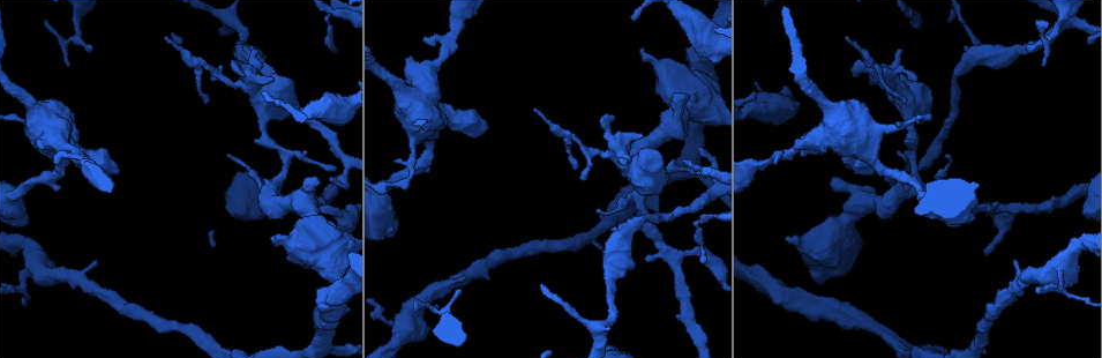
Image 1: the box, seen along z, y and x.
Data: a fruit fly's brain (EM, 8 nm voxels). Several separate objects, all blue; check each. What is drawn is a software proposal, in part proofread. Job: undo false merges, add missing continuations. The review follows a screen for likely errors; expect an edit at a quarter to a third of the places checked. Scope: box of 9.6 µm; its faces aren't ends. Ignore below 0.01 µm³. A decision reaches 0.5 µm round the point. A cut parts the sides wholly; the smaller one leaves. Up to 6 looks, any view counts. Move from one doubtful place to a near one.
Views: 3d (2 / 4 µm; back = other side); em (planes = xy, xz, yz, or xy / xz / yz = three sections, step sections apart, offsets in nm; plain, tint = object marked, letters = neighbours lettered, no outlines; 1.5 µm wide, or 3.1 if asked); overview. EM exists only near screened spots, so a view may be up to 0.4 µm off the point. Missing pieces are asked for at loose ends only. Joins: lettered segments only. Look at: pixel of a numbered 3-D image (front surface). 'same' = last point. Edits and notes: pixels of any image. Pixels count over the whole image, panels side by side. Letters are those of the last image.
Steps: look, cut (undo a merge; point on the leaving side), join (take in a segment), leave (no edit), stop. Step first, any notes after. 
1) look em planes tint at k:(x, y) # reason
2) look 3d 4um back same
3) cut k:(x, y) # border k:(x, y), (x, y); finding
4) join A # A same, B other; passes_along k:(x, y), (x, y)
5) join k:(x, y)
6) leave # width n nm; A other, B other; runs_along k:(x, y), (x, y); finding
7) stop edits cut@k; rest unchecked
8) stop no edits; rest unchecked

look 3d 2um at 1:(243, 78) # branch stops here

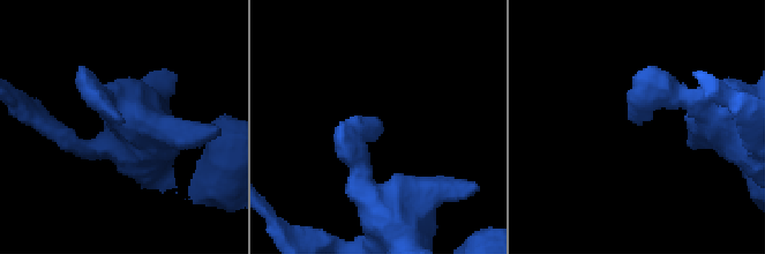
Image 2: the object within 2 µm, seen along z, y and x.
look em xz step 4 tint at 2:(381, 128)

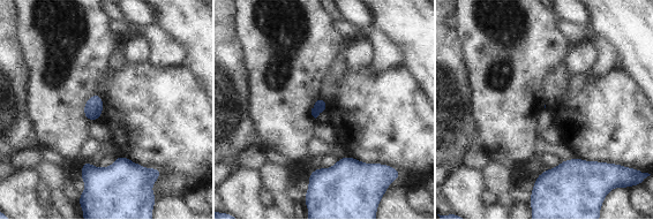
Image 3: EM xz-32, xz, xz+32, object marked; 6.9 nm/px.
look em planes letters same # cut it another way

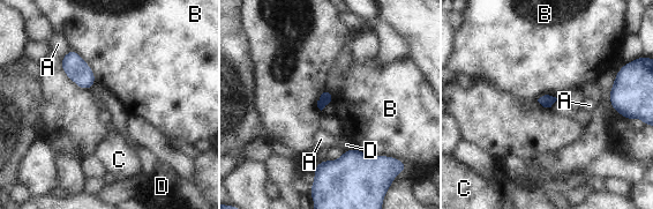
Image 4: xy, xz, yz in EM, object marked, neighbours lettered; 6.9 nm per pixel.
leave # A other, B other, C other, D other; border 4:(70, 47), (89, 66), (97, 82); no lettered segment goes on from it

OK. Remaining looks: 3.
look 3d 4um at 1:(262, 91) # branch stops here

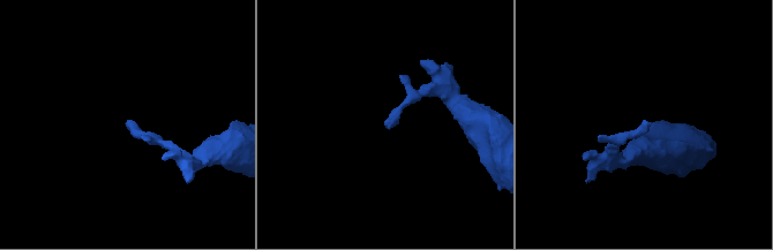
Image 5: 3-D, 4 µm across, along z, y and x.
look em planes letters at 5:(388, 120)

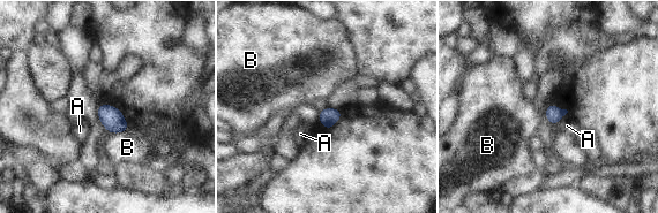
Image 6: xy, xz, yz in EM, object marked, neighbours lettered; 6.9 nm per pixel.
leave # A other, B other; border 6:(128, 129), (121, 132), (109, 134); none of them fits

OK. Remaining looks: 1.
stop no edits; rest unchecked

